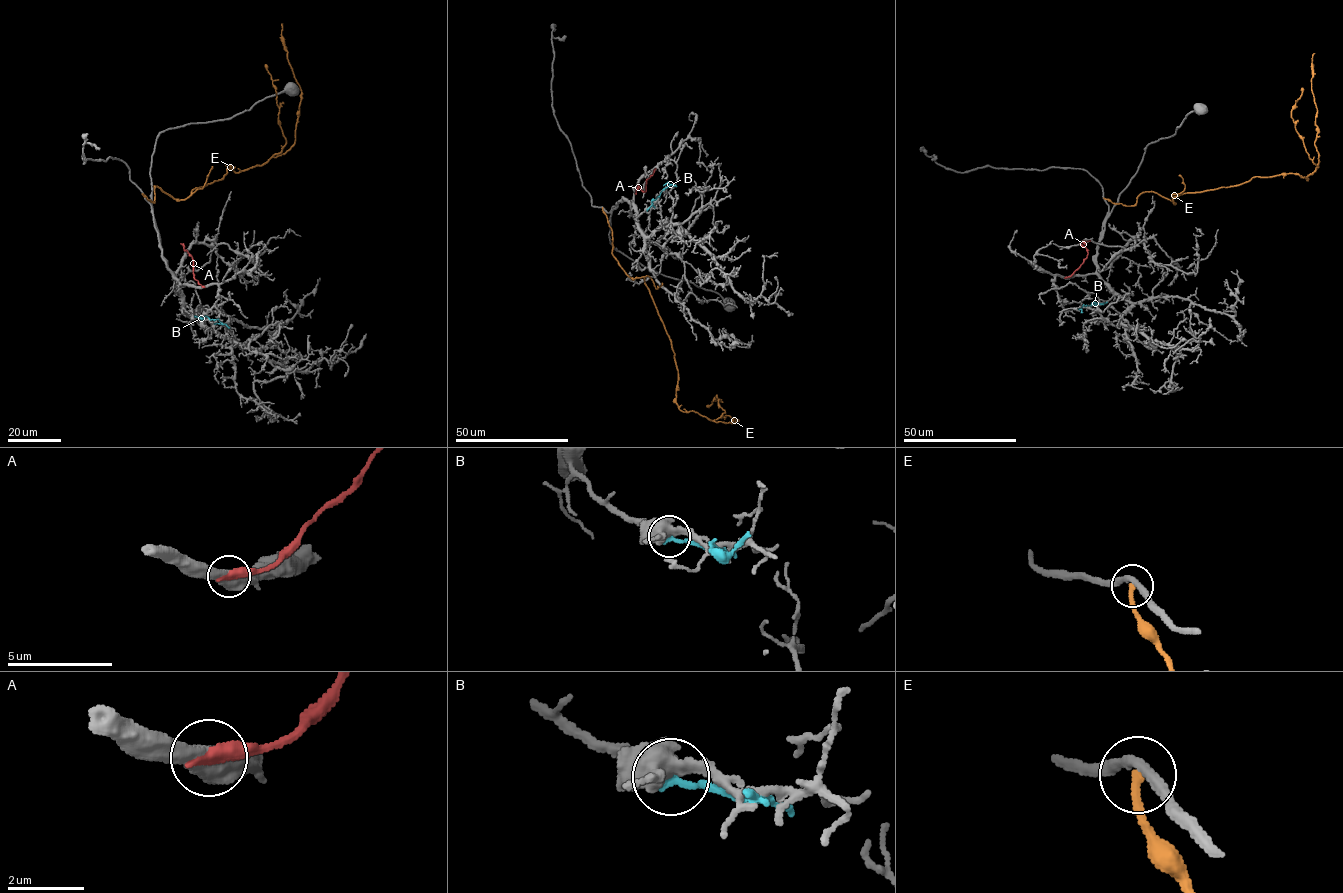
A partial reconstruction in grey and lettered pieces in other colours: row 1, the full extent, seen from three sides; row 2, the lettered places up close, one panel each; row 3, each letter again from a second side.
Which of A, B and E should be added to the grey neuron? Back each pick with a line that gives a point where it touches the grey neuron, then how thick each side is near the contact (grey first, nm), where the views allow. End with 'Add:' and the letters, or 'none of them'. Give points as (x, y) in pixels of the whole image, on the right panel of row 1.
Add: none of them

